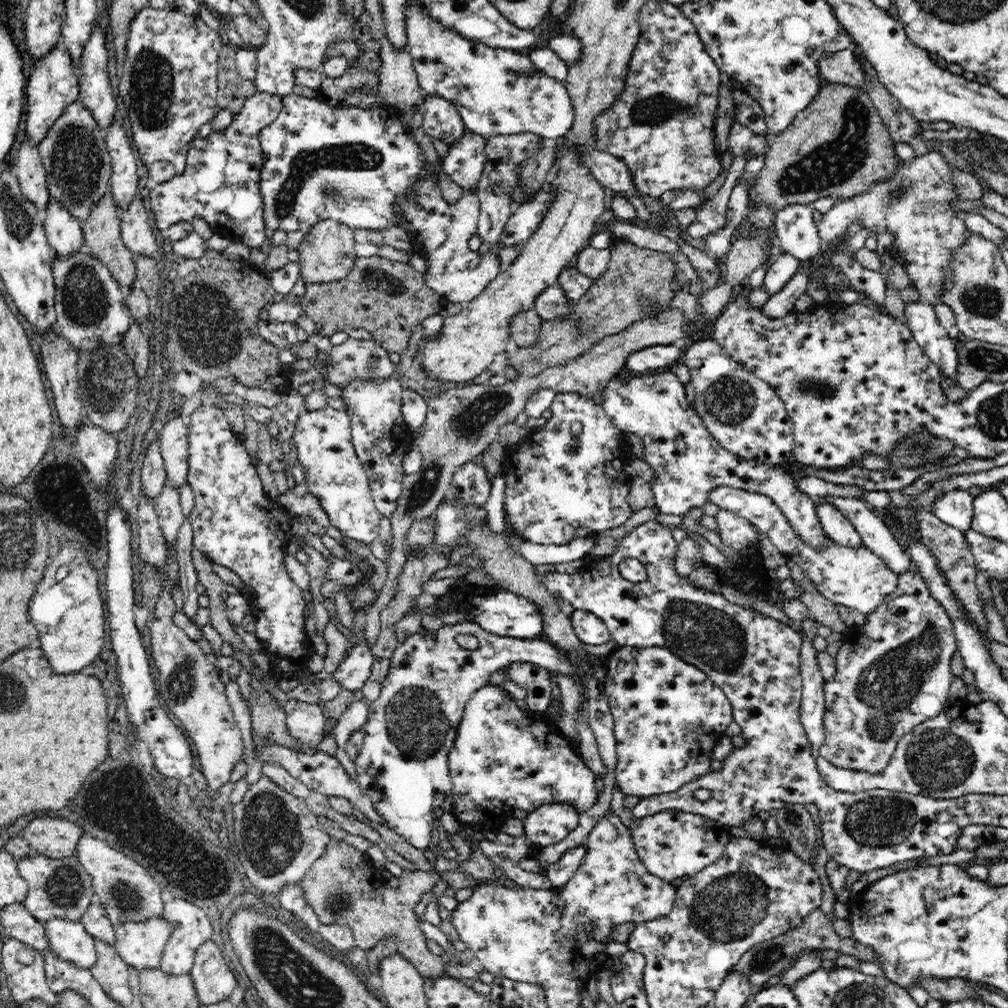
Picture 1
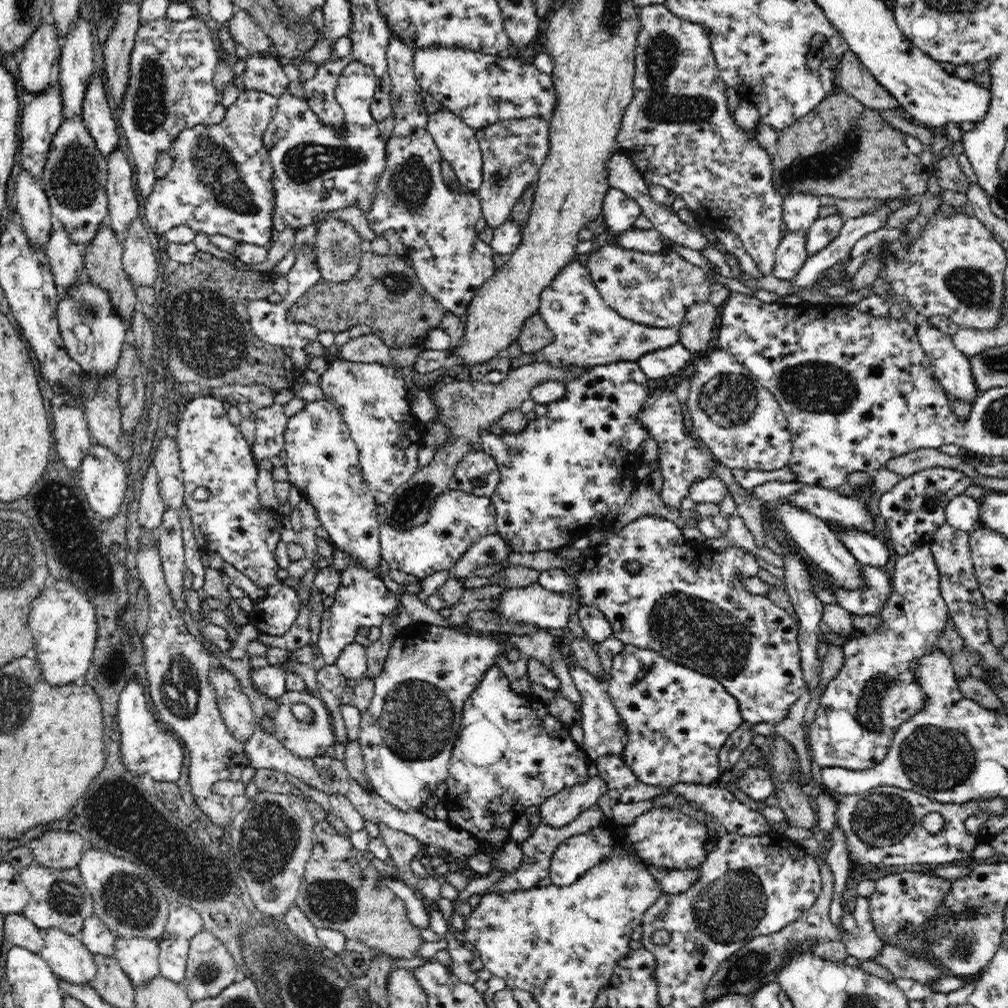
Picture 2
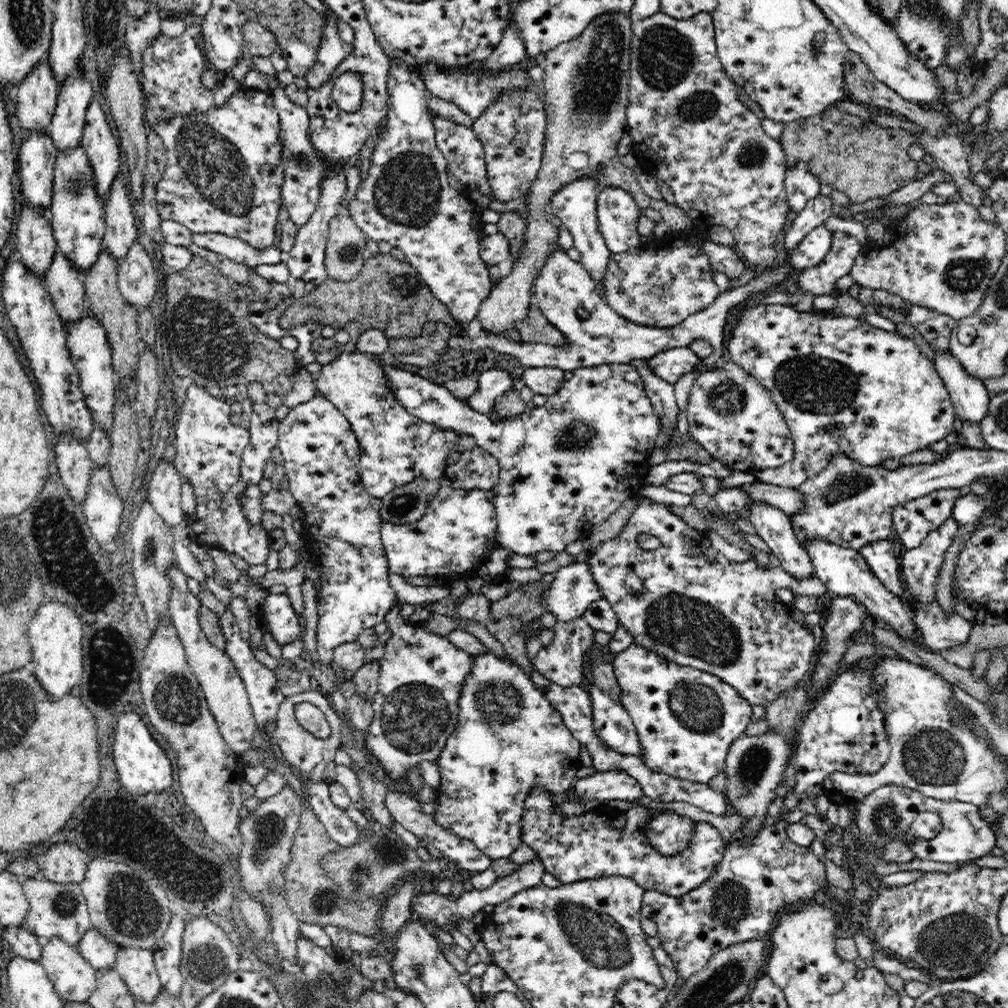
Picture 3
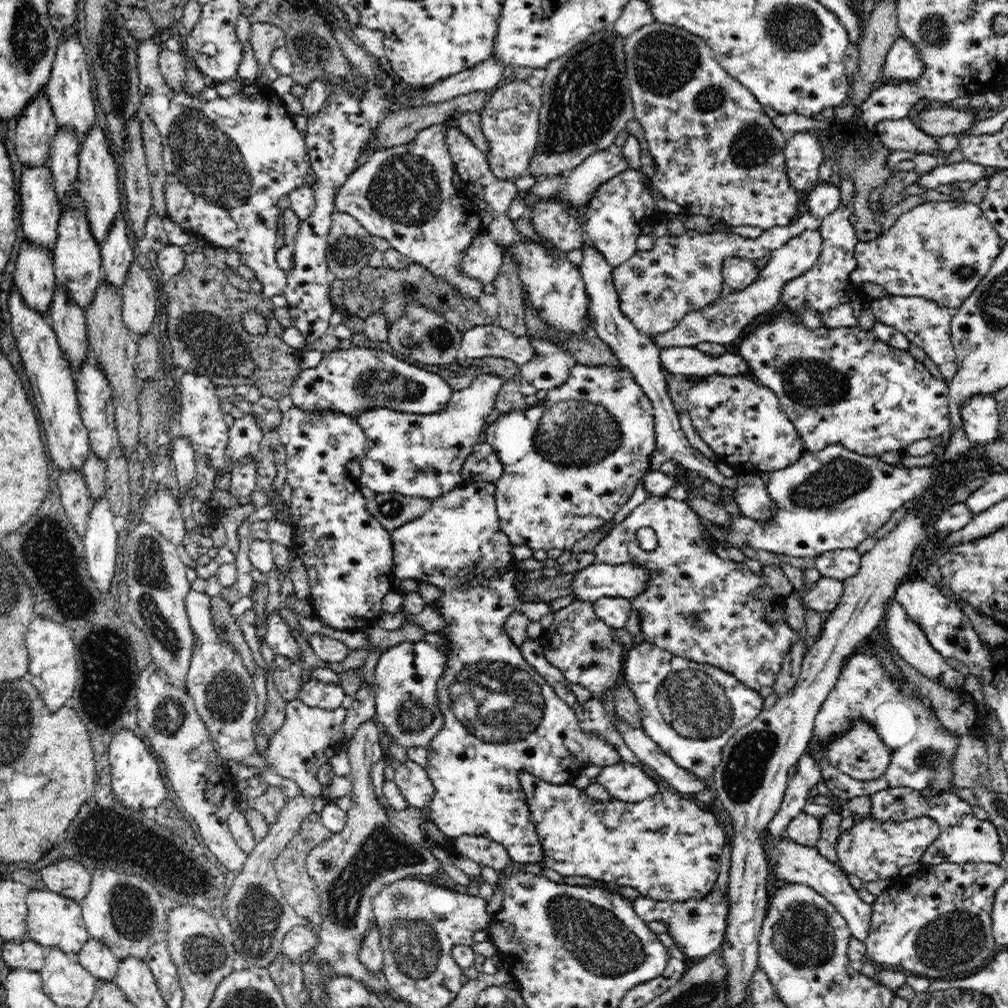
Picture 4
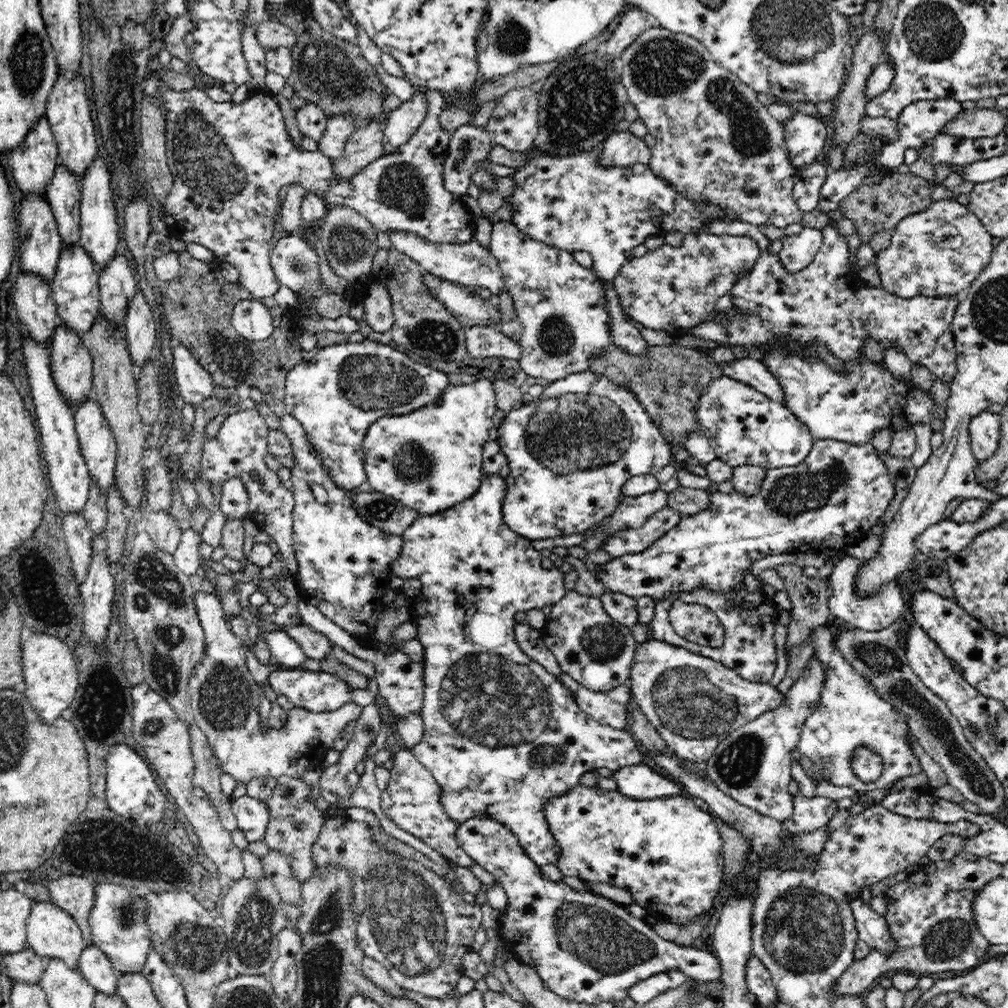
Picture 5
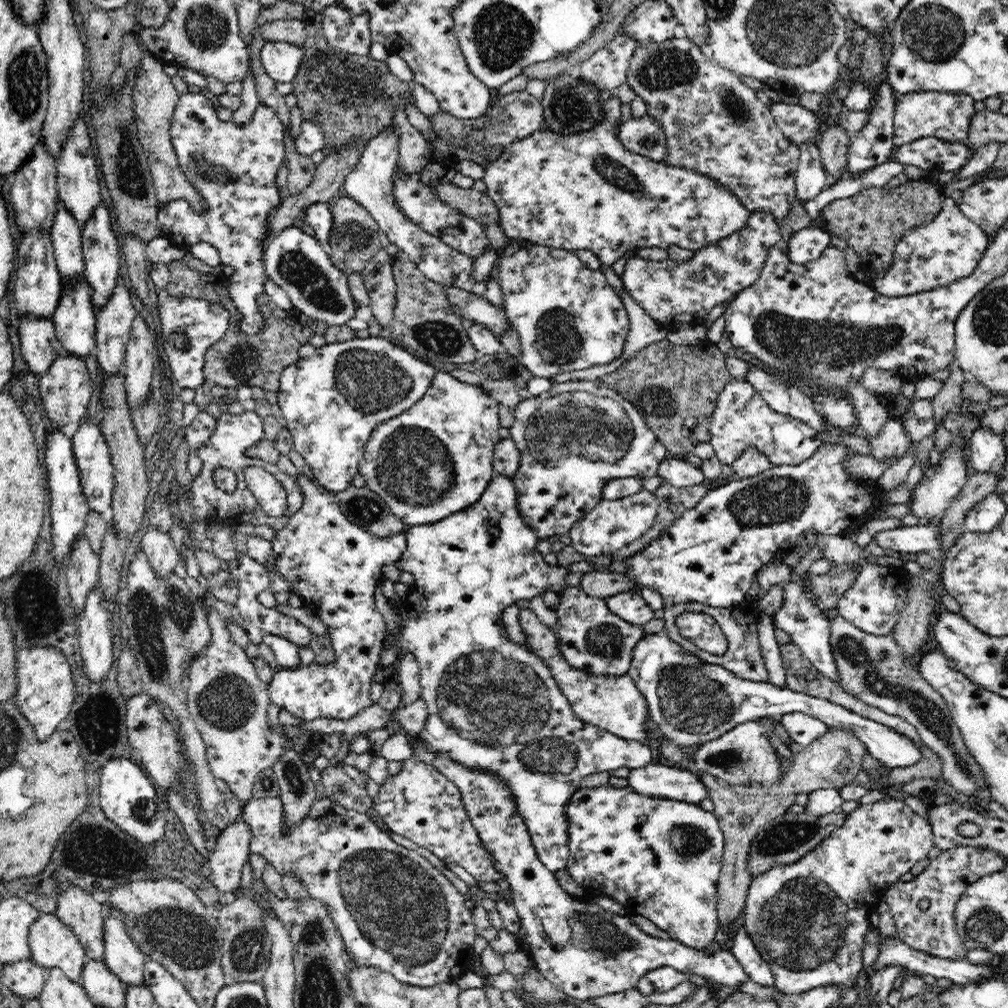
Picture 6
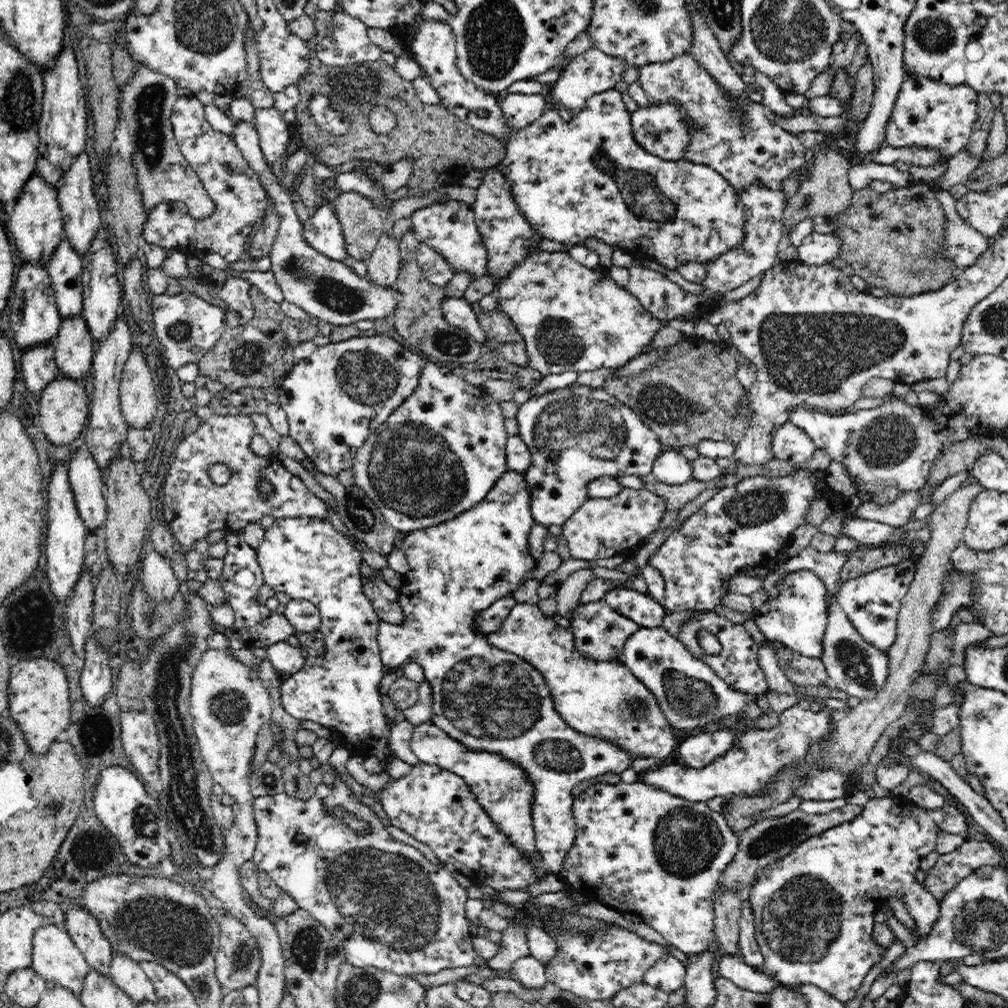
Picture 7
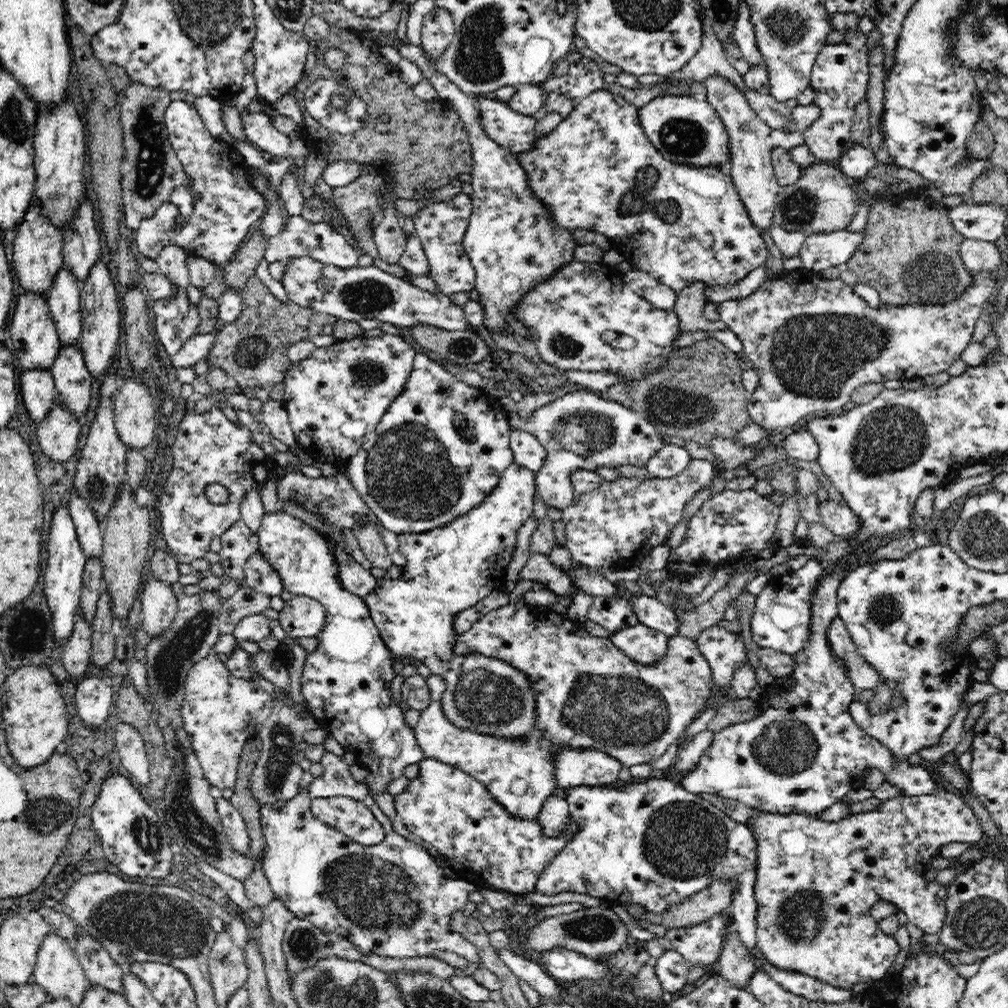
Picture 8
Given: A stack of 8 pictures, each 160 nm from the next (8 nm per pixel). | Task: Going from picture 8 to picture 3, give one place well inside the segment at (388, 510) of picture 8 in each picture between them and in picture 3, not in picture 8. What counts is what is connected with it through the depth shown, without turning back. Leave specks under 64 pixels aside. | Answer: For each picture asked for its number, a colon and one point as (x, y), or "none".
3: (396, 447)
4: (422, 456)
5: (430, 459)
6: (435, 459)
7: (438, 454)

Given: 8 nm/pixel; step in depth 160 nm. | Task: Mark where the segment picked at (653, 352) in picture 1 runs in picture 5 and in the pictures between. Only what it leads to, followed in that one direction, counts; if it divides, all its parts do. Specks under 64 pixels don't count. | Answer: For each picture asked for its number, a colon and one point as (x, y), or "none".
2: (658, 365)
3: (670, 365)
4: (689, 361)
5: (750, 371)

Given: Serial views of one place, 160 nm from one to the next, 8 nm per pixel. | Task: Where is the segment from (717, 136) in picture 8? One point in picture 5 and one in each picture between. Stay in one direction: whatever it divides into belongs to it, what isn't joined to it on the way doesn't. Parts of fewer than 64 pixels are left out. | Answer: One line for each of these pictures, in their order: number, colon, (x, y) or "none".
5: (622, 149)
6: (643, 136)
7: (664, 130)

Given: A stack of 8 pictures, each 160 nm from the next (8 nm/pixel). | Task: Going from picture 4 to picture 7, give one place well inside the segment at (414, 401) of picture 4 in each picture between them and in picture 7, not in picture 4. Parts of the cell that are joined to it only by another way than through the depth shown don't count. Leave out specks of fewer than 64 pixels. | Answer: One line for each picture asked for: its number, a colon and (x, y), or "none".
5: (336, 396)
6: (332, 402)
7: (339, 395)

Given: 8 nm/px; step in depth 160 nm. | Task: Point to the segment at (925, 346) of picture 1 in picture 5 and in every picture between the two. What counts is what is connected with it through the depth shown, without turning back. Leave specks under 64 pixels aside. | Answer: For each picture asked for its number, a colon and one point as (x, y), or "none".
2: (951, 367)
3: (970, 397)
4: (980, 415)
5: (984, 434)

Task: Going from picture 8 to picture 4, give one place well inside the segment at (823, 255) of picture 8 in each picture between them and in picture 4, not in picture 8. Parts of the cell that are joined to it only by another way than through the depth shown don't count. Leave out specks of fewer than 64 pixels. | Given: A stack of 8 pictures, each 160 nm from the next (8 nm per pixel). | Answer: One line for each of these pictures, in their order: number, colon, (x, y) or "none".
4: (723, 321)
5: (798, 251)
6: (804, 246)
7: (816, 249)

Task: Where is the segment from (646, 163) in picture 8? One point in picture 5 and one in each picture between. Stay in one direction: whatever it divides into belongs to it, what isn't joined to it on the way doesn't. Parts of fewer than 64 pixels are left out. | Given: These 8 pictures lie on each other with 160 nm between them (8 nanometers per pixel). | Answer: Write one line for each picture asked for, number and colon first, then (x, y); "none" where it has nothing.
5: (570, 202)
6: (581, 191)
7: (586, 177)

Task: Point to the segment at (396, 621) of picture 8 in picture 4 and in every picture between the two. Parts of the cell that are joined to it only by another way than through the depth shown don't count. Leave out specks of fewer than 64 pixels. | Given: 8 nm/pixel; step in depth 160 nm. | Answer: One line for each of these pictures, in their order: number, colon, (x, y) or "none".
4: (490, 698)
5: (502, 736)
6: (493, 705)
7: (486, 698)

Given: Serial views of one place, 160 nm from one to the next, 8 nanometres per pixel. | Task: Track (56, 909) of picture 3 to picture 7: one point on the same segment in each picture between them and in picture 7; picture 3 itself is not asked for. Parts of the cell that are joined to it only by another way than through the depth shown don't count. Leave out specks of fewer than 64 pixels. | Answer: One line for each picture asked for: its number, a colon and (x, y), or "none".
4: (53, 920)
5: (52, 933)
6: (53, 946)
7: (55, 957)

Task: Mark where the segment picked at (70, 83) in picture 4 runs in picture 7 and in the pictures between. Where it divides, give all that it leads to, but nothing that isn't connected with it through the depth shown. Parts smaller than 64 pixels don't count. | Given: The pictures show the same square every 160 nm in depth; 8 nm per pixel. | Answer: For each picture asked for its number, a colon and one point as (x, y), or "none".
5: (68, 110)
6: (78, 182)
7: (81, 215)

